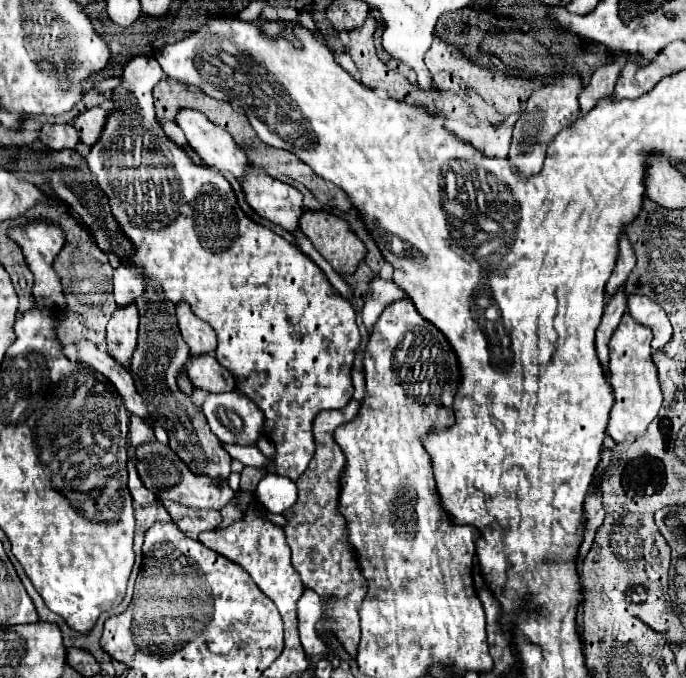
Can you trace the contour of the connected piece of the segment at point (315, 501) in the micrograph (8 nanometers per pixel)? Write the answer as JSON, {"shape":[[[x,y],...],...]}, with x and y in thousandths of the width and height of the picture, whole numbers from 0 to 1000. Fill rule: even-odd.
{"shape":[[[512,590],[497,605],[471,605],[456,619],[456,646],[459,646],[459,673],[450,681],[450,690],[433,708],[433,740],[413,755],[418,773],[413,776],[417,799],[424,810],[424,832],[436,844],[445,867],[459,870],[468,885],[483,882],[483,891],[471,900],[468,914],[462,917],[462,932],[483,932],[497,956],[517,968],[523,950],[523,888],[535,876],[535,858],[523,844],[517,817],[507,801],[507,785],[503,782],[500,761],[491,755],[494,732],[494,699],[500,693],[500,667],[485,649],[491,628],[517,617],[523,593]],[[464,810],[464,811],[453,811]]]}

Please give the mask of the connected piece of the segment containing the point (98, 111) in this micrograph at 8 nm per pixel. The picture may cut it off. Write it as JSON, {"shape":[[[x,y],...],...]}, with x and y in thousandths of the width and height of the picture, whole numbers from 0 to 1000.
{"shape":[[[141,156],[141,159],[124,162],[121,168],[115,168],[115,171],[109,174],[106,186],[115,192],[121,212],[136,215],[136,212],[144,206],[147,195],[150,195],[150,189],[153,189],[156,171],[159,171],[159,162],[150,162],[150,159]]]}

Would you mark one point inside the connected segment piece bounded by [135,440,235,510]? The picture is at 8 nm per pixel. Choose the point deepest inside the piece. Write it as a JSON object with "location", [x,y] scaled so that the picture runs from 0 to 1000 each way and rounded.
{"location":[230,687]}

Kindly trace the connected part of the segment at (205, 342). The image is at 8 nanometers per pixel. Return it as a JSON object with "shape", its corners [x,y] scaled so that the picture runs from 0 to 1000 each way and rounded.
{"shape":[[[273,445],[258,448],[258,472],[267,501],[273,504],[278,522],[310,522],[313,519],[313,490],[290,472]]]}

